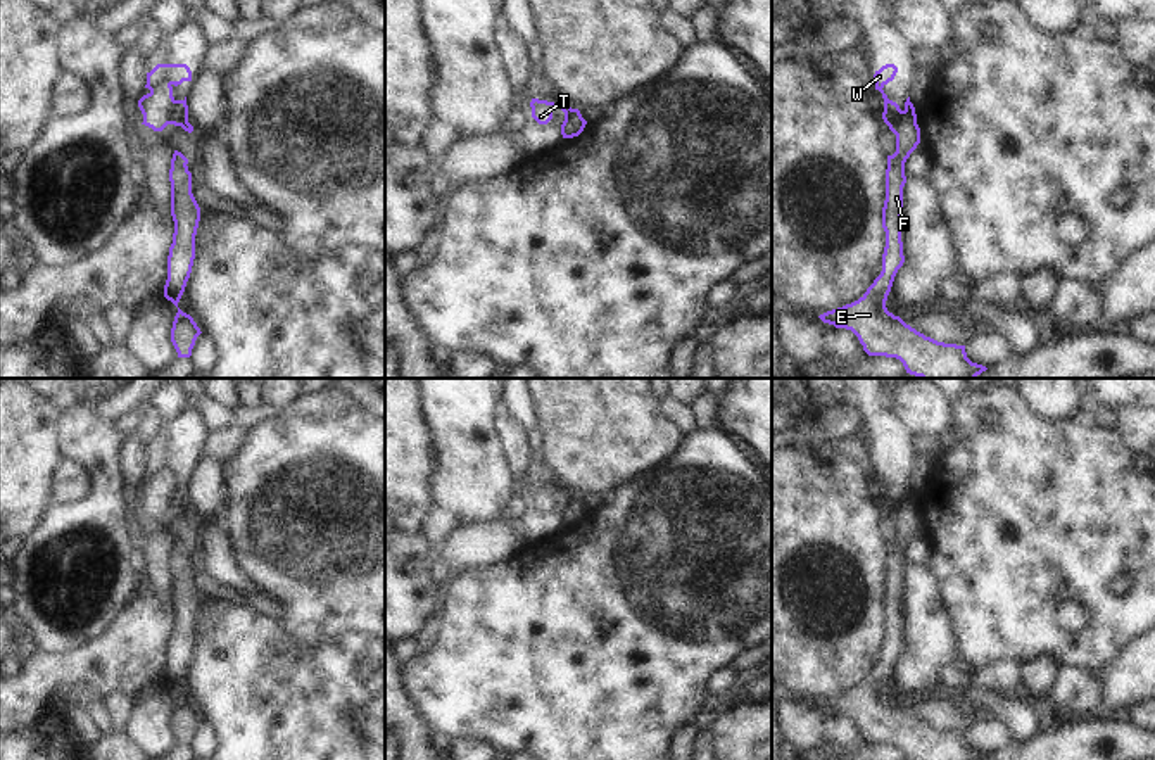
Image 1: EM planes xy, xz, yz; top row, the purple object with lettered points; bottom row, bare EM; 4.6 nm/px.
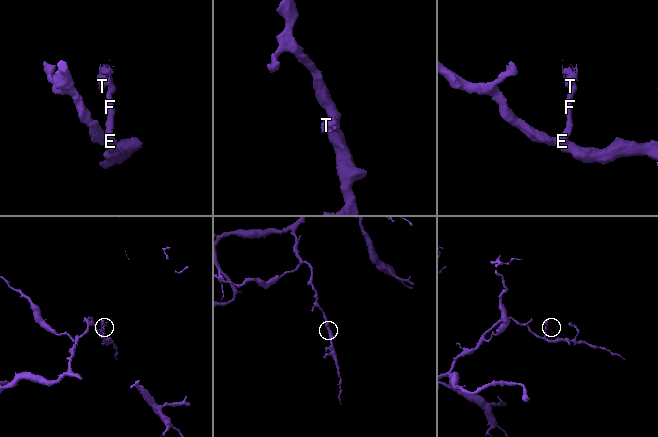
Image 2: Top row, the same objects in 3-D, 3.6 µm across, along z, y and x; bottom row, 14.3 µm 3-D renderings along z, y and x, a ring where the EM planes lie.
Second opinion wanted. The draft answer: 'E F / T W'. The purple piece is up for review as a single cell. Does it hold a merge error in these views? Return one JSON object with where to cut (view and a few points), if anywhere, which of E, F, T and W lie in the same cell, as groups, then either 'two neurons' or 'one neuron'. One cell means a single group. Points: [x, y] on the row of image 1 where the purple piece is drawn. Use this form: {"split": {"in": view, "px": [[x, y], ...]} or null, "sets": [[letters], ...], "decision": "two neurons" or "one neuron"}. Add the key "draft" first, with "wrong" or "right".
{"draft": "right", "split": {"in": "yz", "px": [[914, 109], [888, 125]]}, "sets": [["E", "F"], ["T", "W"]], "decision": "two neurons"}

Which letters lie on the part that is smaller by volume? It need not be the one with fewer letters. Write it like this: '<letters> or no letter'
T, W

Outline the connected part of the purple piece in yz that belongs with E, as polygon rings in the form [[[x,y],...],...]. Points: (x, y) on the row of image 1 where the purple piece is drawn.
[[[915,111],[905,112],[899,121],[889,124],[889,130],[896,135],[896,152],[887,155],[886,169],[882,271],[858,301],[827,311],[818,318],[836,328],[851,330],[868,356],[899,359],[910,375],[920,378],[975,378],[988,368],[972,363],[965,345],[925,337],[886,307],[894,276],[905,263],[901,242],[905,162],[920,143]]]

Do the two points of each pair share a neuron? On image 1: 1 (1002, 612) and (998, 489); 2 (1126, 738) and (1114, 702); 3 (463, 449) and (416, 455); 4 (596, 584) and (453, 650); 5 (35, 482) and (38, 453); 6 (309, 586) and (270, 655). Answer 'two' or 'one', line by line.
1: one
2: two
3: two
4: one
5: one
6: two

